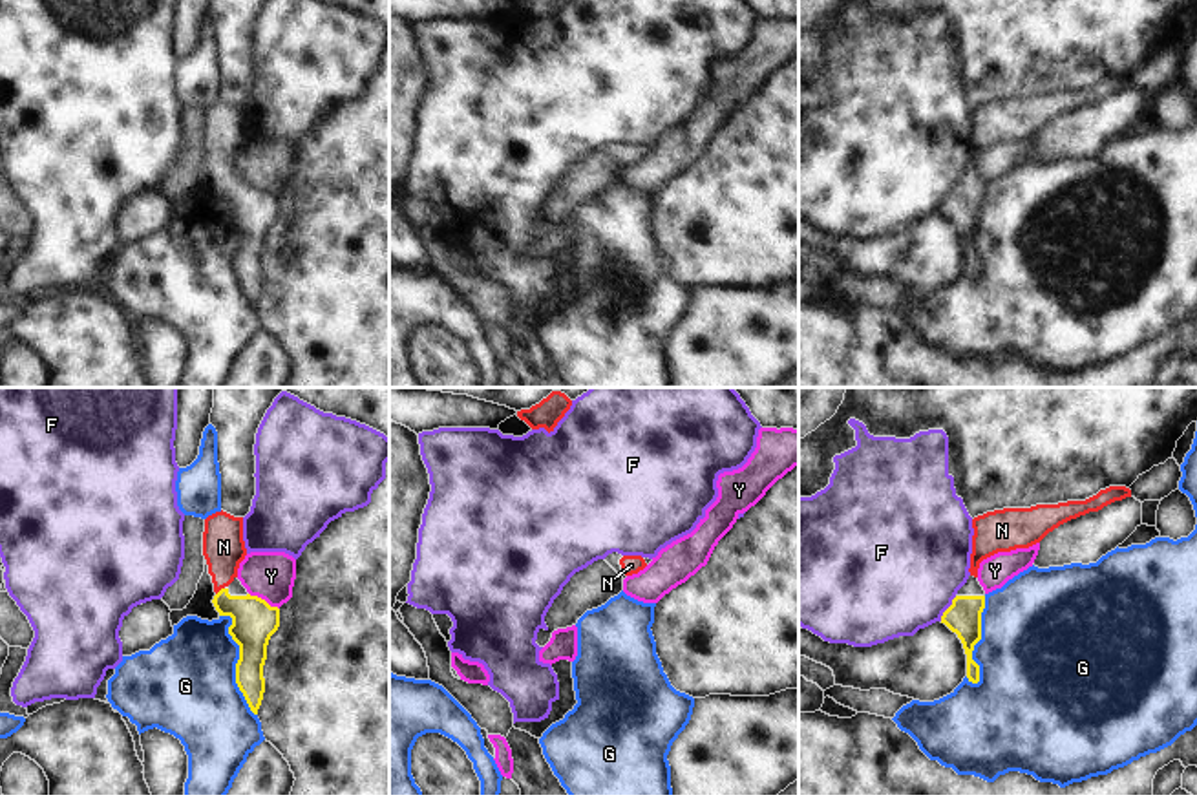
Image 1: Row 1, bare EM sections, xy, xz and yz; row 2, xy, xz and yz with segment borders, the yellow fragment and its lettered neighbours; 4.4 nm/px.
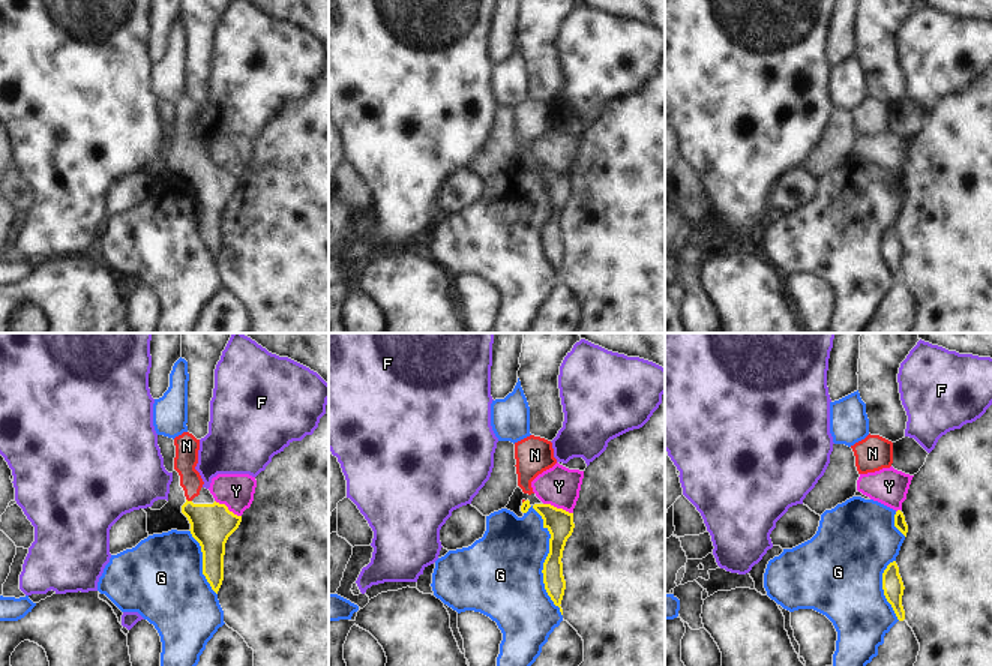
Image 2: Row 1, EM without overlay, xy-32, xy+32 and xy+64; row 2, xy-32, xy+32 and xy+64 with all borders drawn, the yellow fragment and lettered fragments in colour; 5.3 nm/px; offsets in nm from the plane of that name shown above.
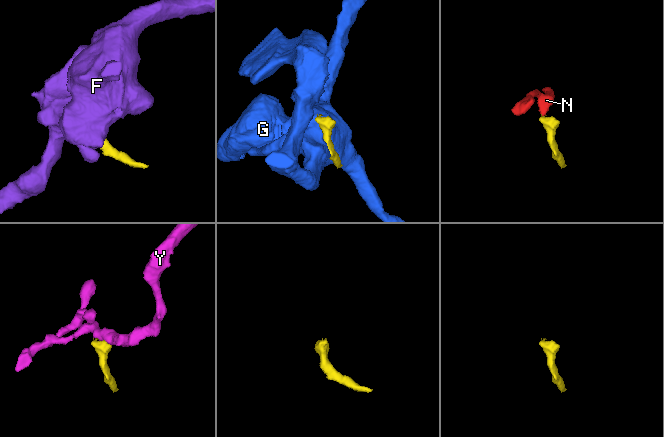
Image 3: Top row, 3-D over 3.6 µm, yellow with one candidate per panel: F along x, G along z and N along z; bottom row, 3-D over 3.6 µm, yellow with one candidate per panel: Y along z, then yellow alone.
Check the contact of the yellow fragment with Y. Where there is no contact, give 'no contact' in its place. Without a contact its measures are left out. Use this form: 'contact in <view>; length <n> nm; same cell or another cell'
contact in xy; length 150 nm; another cell

